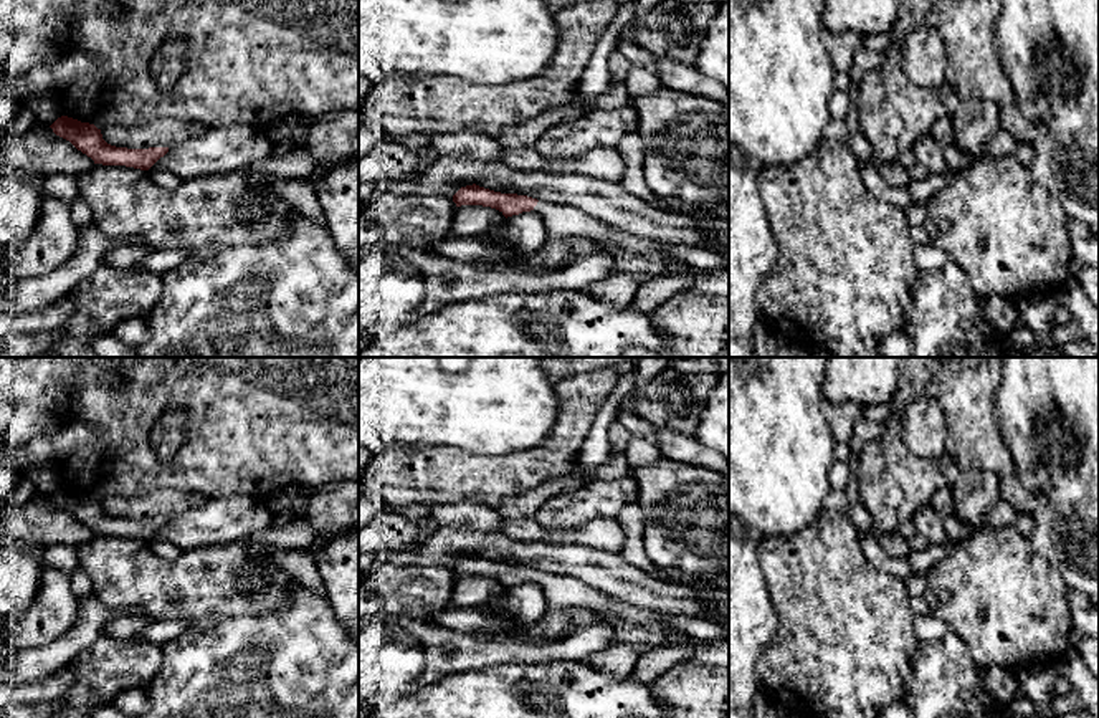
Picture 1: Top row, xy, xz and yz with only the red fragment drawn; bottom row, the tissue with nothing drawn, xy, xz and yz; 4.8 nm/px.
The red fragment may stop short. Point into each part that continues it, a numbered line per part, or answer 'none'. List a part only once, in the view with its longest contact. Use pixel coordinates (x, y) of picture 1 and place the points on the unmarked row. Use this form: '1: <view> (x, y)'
1: xz (567, 593)

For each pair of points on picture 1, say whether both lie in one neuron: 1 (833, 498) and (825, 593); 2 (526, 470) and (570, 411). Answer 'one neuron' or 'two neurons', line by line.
1: two neurons
2: one neuron

